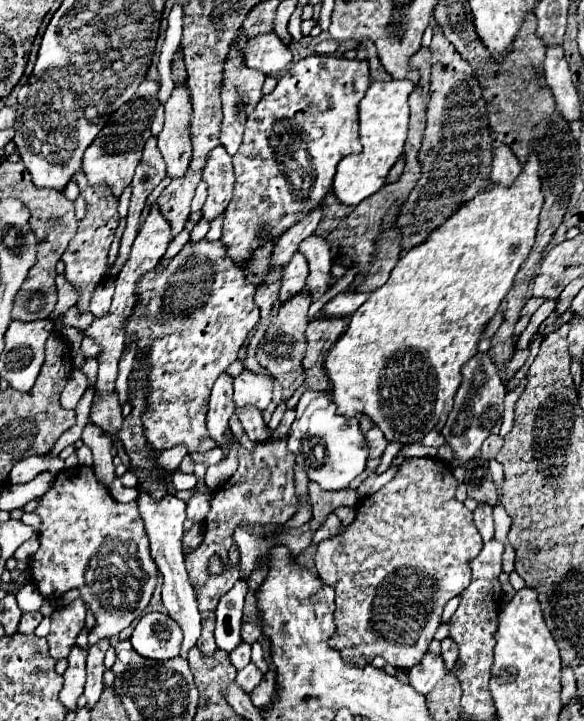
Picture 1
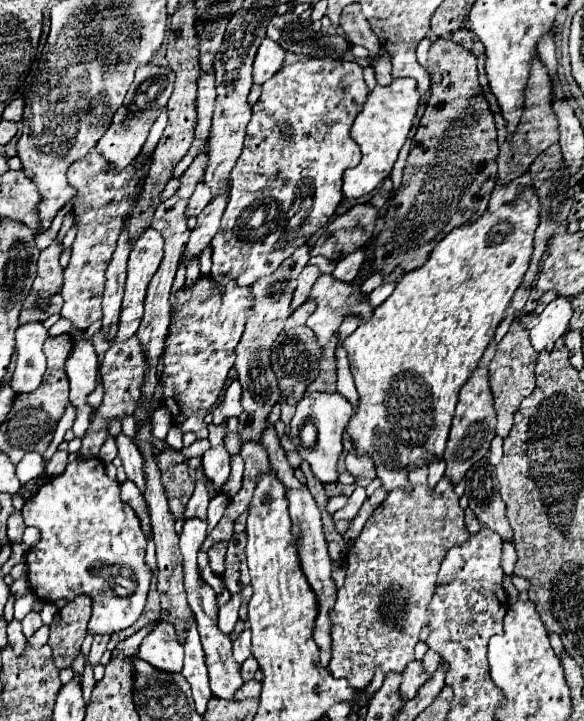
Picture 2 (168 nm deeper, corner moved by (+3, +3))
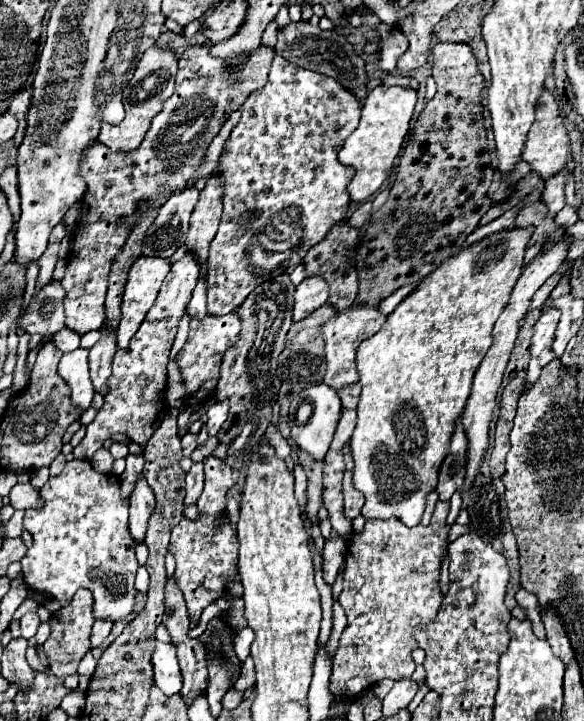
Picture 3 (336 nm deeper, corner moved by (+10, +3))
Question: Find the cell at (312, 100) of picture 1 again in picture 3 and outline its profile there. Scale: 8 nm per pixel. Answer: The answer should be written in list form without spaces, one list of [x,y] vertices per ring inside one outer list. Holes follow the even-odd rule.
[[[275,57],[271,71],[269,71],[269,81],[263,89],[251,93],[247,97],[247,101],[243,103],[243,115],[239,119],[239,123],[235,125],[235,129],[229,135],[229,141],[225,145],[225,155],[223,161],[219,163],[219,171],[225,179],[225,195],[223,195],[223,217],[221,217],[221,225],[219,231],[215,235],[215,241],[209,247],[209,257],[207,257],[207,313],[211,315],[225,315],[233,309],[237,309],[245,297],[265,279],[271,279],[273,275],[277,275],[277,271],[291,271],[295,265],[299,265],[305,257],[305,253],[317,245],[325,233],[329,231],[329,227],[333,227],[333,223],[339,223],[341,219],[345,219],[345,211],[347,211],[347,203],[349,203],[349,193],[347,193],[347,183],[349,179],[353,179],[355,169],[349,165],[343,165],[337,159],[337,153],[341,149],[341,143],[347,139],[349,133],[355,131],[357,123],[361,117],[361,101],[353,91],[347,91],[341,83],[337,83],[333,77],[311,71],[311,69],[303,69],[303,67],[295,67],[289,61],[285,61],[283,57]],[[281,251],[289,251],[287,259],[283,263],[277,265],[277,253]]]

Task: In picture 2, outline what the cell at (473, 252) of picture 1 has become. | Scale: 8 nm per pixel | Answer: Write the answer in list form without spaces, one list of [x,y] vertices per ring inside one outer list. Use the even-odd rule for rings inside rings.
[[[524,189],[516,203],[506,203],[496,213],[486,211],[478,221],[454,229],[434,247],[422,267],[406,273],[404,279],[398,281],[396,291],[374,311],[372,319],[362,321],[344,341],[360,395],[358,413],[348,421],[346,433],[354,441],[356,453],[368,455],[374,461],[376,475],[386,493],[394,489],[412,491],[408,467],[430,465],[434,457],[442,459],[458,391],[478,367],[482,353],[492,341],[504,311],[530,265],[538,213],[540,203],[536,193]]]

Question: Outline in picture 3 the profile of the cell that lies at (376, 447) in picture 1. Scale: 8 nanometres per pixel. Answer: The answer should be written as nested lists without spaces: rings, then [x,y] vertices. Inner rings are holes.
[[[345,471],[345,475],[343,475],[343,495],[345,495],[345,515],[349,519],[357,517],[361,513],[361,507],[363,507],[365,497],[359,495],[359,491],[355,489],[349,471]]]

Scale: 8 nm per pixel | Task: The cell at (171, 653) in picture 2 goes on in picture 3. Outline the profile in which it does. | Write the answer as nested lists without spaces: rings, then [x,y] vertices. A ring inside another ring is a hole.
[[[157,641],[153,649],[153,681],[165,695],[175,695],[181,691],[181,671],[171,643]]]

